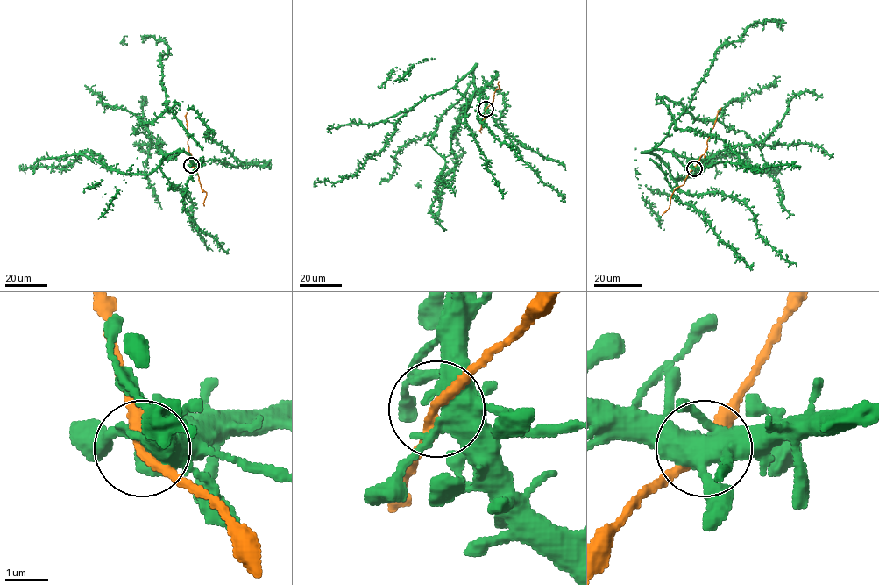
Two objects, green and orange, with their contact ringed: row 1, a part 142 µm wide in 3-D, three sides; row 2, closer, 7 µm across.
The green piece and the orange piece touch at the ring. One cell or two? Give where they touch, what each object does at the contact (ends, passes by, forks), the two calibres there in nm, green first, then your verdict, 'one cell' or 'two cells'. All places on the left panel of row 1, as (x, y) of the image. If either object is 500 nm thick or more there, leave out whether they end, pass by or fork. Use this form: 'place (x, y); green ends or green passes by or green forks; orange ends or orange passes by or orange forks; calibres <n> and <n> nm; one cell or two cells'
place (191, 165); green forks; orange passes by; calibres 460 and 260 nm; one cell

